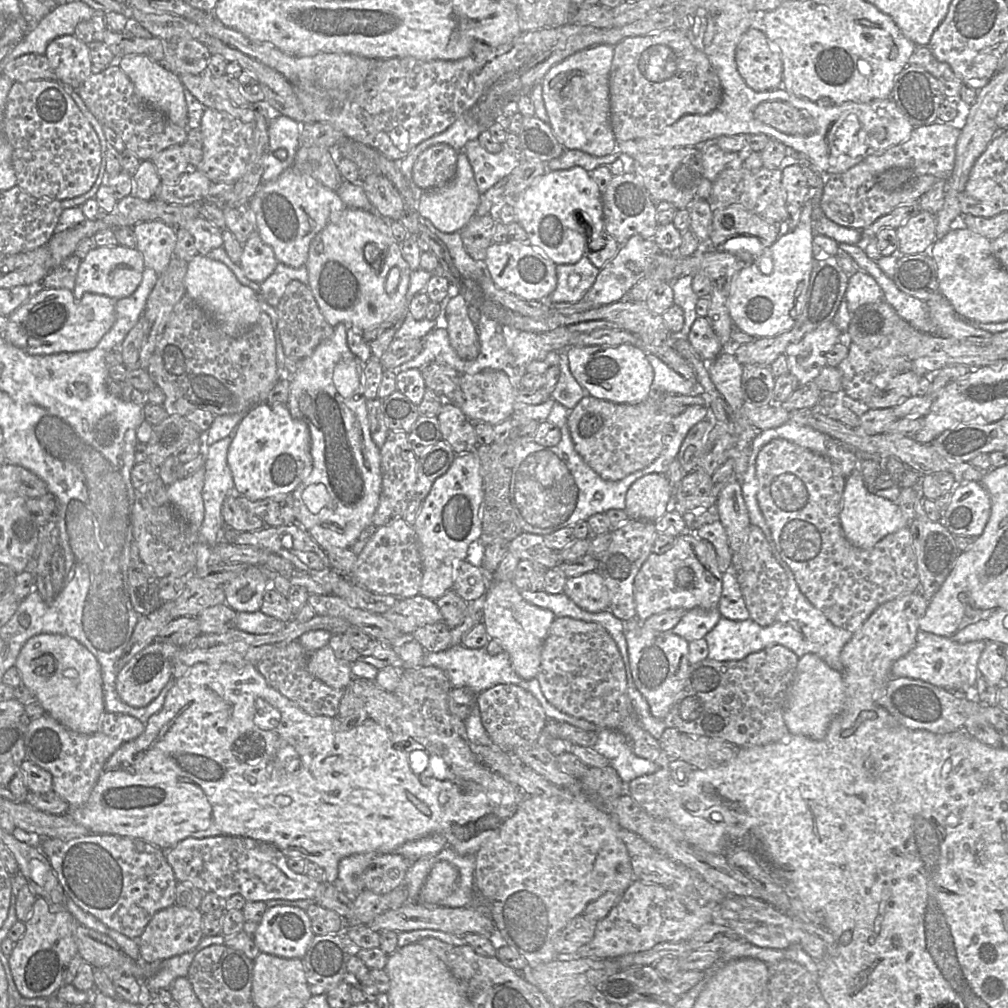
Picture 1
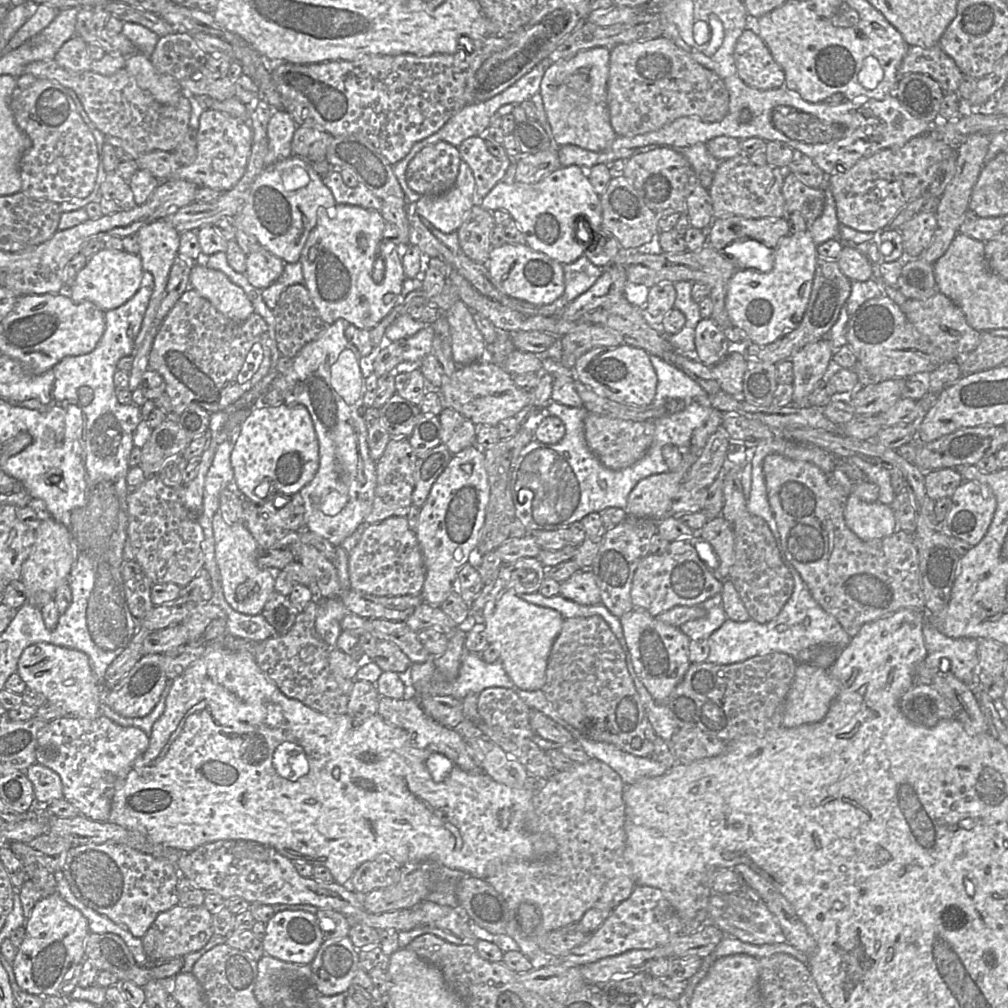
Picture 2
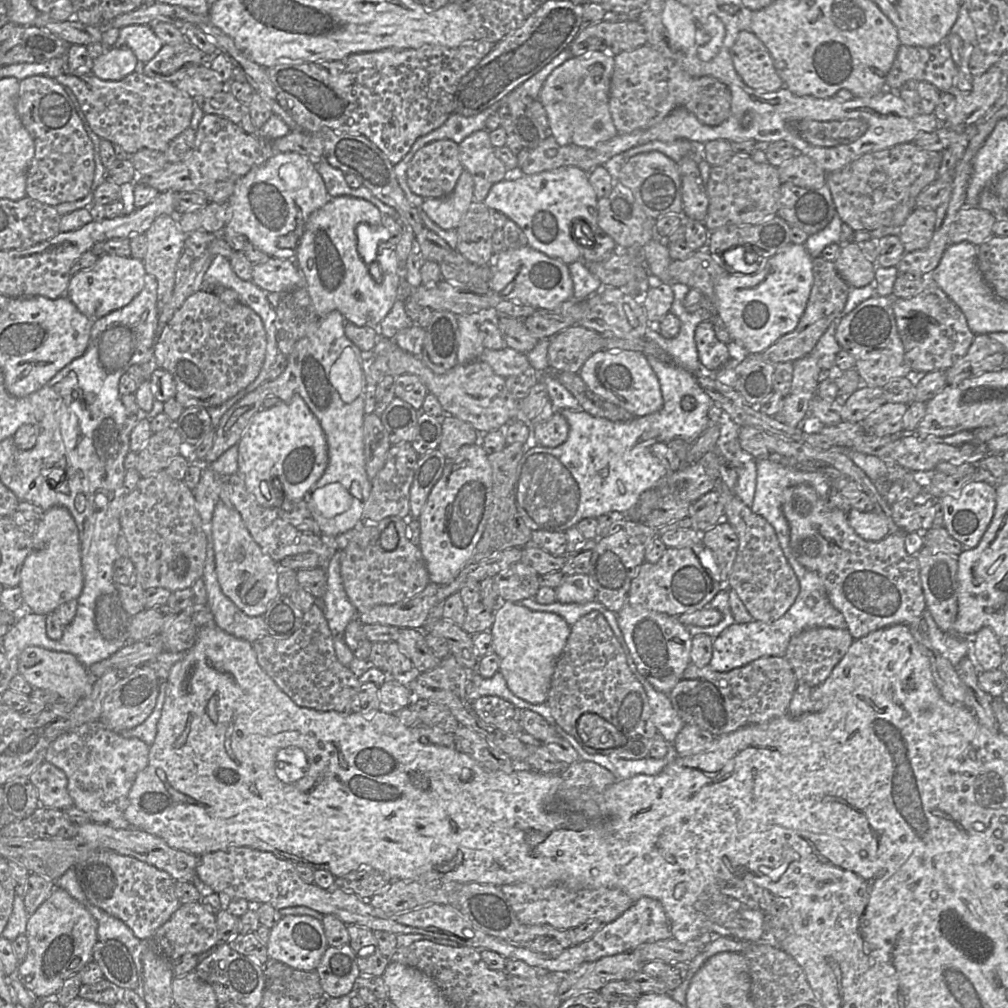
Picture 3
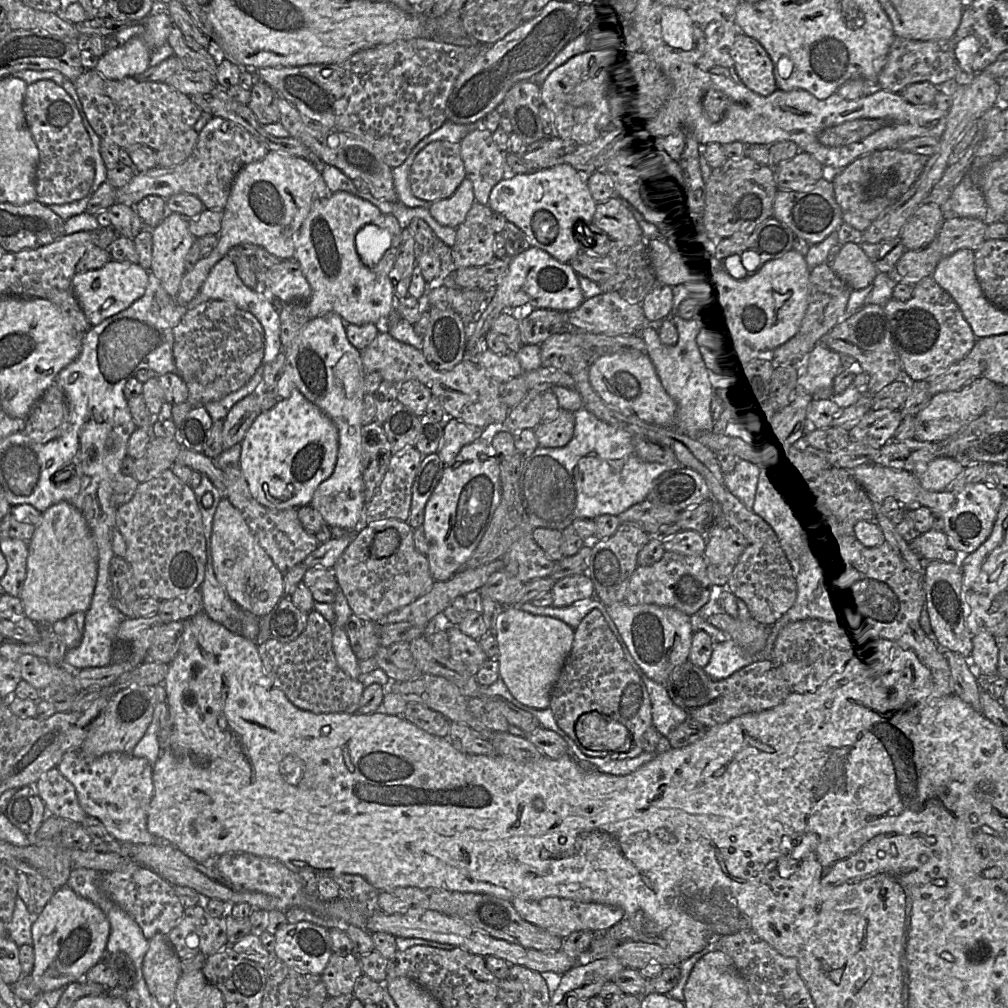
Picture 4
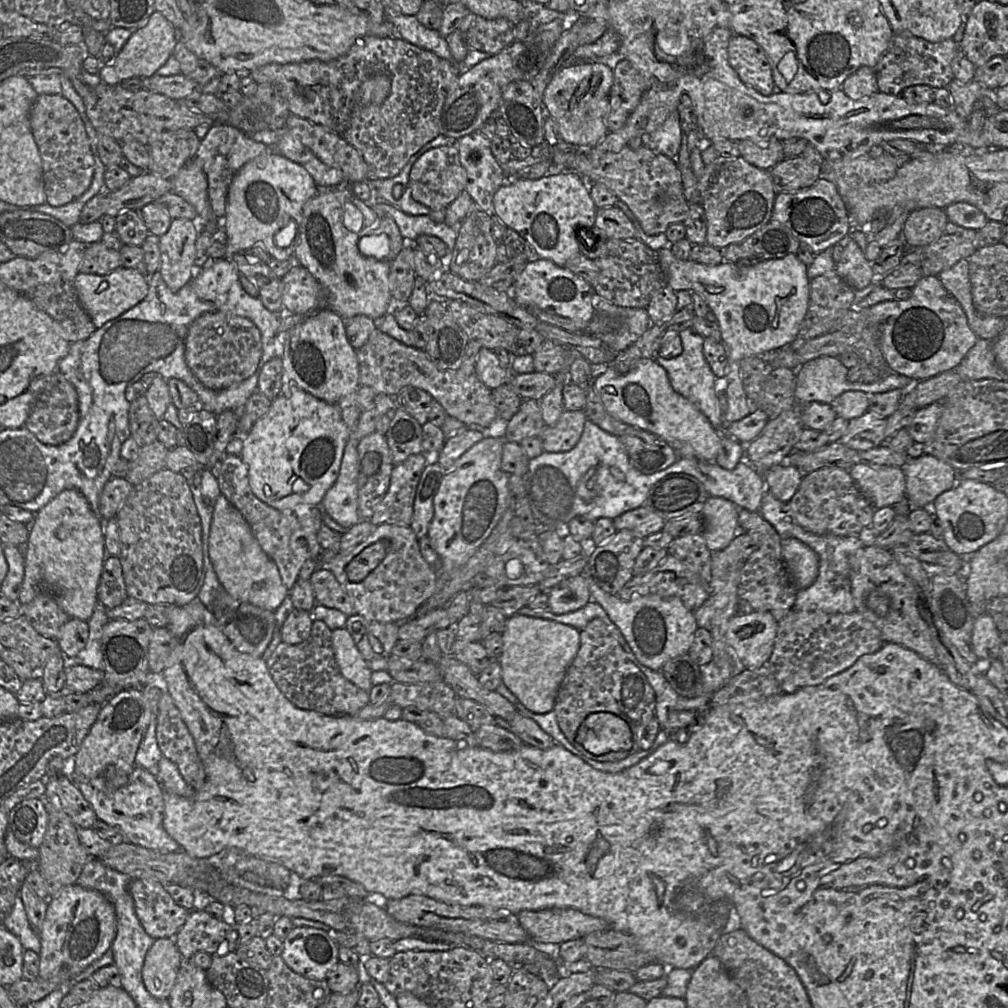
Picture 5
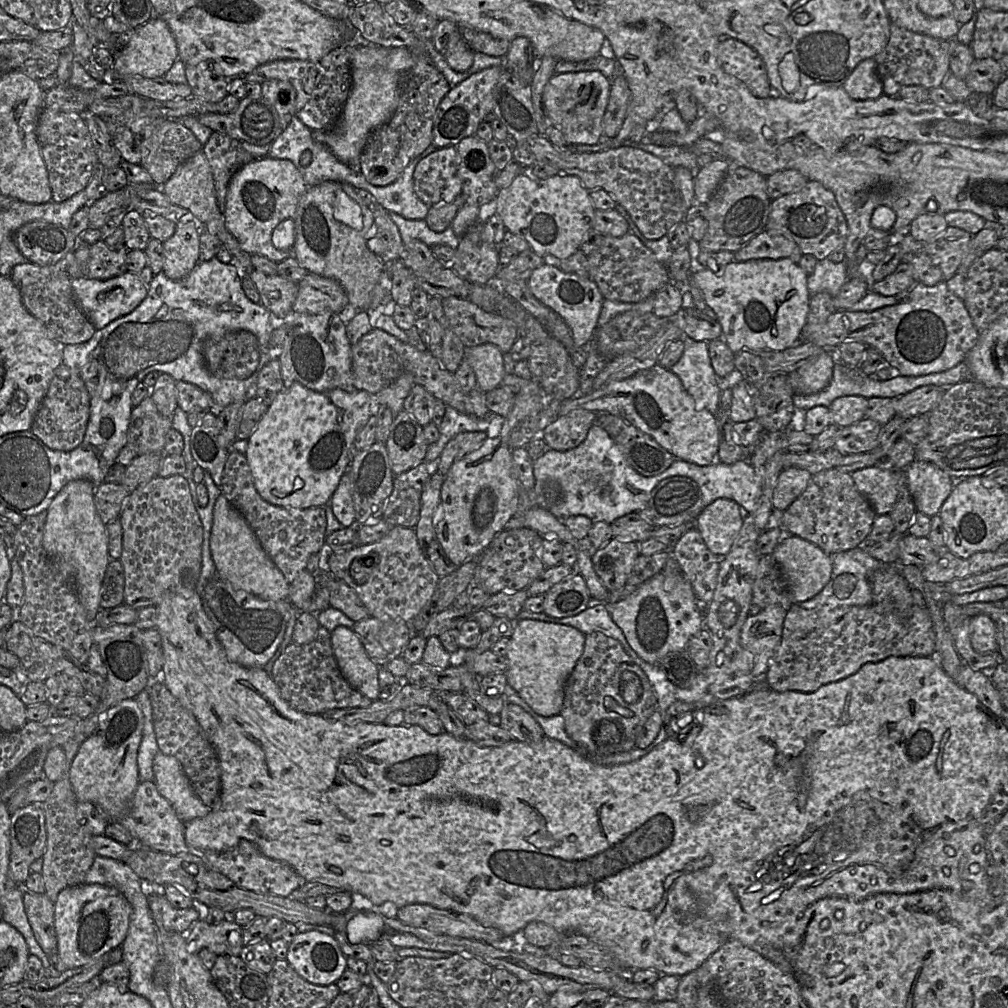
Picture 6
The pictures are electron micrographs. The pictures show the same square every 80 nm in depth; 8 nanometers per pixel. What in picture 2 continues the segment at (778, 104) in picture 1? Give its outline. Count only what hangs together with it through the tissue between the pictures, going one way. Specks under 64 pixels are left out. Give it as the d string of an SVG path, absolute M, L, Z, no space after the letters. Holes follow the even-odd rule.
M787 105L773 108L772 124L787 137L810 144L838 140L845 133L845 126L842 124L824 123L810 113Z

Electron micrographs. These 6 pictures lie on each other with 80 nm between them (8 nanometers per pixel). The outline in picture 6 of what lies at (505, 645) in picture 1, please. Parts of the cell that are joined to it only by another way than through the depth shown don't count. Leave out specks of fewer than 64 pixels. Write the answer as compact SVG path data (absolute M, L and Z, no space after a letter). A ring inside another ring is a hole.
M517 619L506 659L508 684L539 715L560 714L564 686L584 650L585 635L568 625L534 619Z

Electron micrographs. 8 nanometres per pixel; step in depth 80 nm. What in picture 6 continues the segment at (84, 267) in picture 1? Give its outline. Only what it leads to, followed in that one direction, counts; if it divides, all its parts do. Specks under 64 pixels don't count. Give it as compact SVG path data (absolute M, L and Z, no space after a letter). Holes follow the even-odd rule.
M129 271L107 280L79 276L71 282L79 306L98 330L103 329L113 320L132 312L148 294L148 286L137 275Z

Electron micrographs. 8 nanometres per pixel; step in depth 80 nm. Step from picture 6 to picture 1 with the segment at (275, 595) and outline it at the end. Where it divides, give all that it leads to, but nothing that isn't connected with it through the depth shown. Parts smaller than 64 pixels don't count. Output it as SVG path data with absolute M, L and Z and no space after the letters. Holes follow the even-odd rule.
M258 566L248 567L235 578L223 585L225 600L236 612L256 612L260 610L263 595L270 586L270 580Z

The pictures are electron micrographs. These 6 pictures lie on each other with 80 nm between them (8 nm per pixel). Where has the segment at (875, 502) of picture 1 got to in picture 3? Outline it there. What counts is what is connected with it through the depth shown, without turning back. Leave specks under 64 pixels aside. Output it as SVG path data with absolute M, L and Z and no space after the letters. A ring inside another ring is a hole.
M873 510L861 512L849 511L848 522L858 536L866 541L878 542L886 538L893 530L898 530L891 517Z

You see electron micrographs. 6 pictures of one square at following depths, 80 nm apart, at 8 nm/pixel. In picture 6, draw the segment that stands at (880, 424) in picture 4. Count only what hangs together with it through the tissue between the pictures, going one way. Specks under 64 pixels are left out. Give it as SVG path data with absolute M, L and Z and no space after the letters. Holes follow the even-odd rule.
M864 417L852 425L843 427L833 447L844 456L870 452L878 445L881 428L882 425L875 420Z

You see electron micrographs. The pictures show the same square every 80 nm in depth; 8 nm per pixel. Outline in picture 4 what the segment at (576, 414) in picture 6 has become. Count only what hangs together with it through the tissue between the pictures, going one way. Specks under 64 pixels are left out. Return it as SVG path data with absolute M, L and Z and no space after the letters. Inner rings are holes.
M560 409L559 415L552 422L542 422L535 429L538 445L541 448L561 448L566 446L574 435L575 414L571 411Z

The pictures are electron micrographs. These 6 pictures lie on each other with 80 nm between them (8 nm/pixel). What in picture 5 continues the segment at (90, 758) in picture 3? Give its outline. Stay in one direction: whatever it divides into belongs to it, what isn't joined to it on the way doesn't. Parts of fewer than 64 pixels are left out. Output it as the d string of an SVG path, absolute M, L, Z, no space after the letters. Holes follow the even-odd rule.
M65 762L63 774L81 791L84 798L93 807L99 820L120 830L123 835L123 842L126 841L159 852L177 852L181 850L179 844L166 832L163 826L165 811L163 788L158 782L157 777L153 776L148 770L140 766L135 766L125 785L119 788L110 788L105 777L86 778L79 776L74 772L74 764L71 769L67 767L67 764L68 762Z

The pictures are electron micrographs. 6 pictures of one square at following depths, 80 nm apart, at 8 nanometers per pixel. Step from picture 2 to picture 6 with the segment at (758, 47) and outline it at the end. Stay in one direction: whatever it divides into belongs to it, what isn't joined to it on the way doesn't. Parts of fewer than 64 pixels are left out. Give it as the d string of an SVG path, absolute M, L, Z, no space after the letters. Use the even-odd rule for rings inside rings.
M722 37L717 58L724 72L744 83L755 97L770 96L771 84L765 63L753 48L737 39Z

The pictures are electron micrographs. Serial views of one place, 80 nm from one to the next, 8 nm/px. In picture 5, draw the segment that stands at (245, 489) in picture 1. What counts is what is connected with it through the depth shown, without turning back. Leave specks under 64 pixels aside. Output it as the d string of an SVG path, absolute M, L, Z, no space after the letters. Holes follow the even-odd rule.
M293 380L290 381L290 389L292 395L277 396L268 412L255 422L246 436L243 436L241 452L241 458L248 468L249 484L253 493L259 500L277 509L291 508L298 504L320 505L326 492L337 480L349 437L339 406L298 389Z

